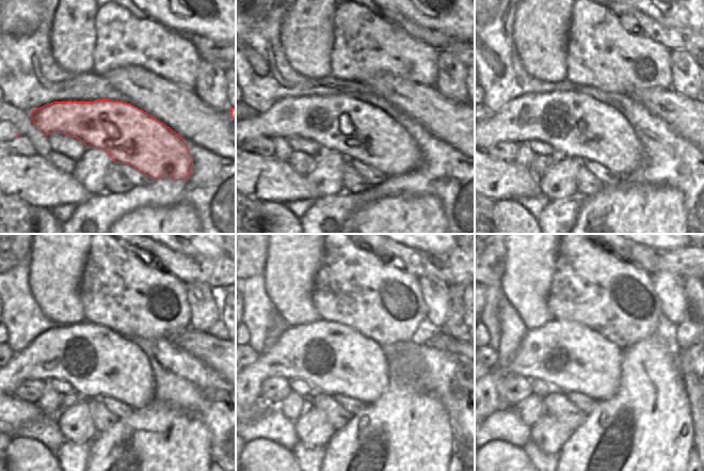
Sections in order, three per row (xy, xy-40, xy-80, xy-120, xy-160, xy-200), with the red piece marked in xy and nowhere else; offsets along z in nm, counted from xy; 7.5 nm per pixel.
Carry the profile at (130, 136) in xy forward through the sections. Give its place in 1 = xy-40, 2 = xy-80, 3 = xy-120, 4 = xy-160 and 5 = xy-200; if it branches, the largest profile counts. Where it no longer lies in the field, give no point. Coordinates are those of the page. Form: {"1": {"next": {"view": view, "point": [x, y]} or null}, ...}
{"1": {"next": {"view": "xy-40", "point": [360, 131]}}, "2": {"next": {"view": "xy-80", "point": [575, 125]}}, "3": {"next": {"view": "xy-120", "point": [96, 361]}}, "4": {"next": {"view": "xy-160", "point": [334, 359]}}, "5": {"next": {"view": "xy-200", "point": [570, 357]}}}

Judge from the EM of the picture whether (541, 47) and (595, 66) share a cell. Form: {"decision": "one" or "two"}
{"decision": "two"}

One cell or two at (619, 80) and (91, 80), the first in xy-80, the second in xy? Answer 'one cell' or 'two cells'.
two cells

